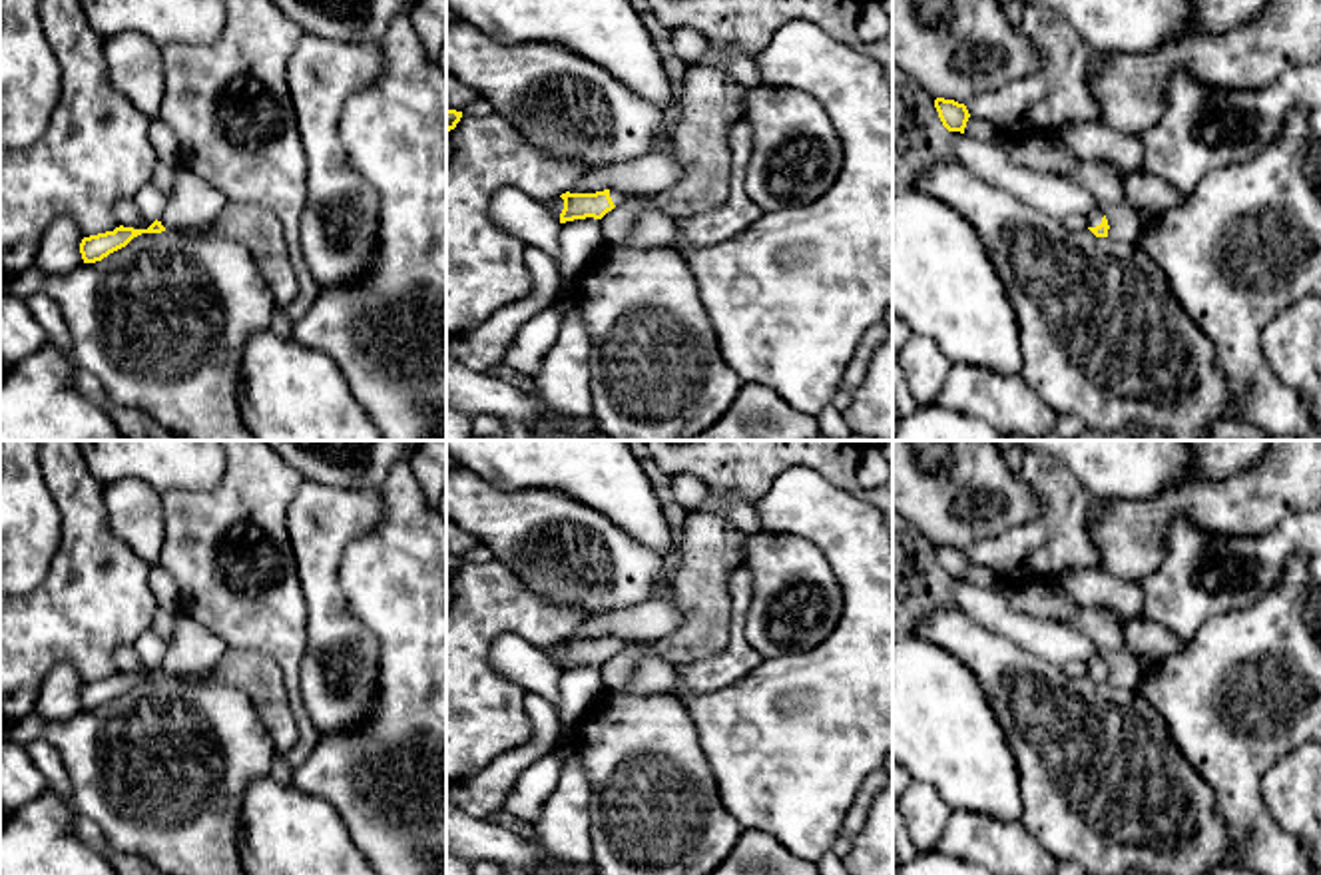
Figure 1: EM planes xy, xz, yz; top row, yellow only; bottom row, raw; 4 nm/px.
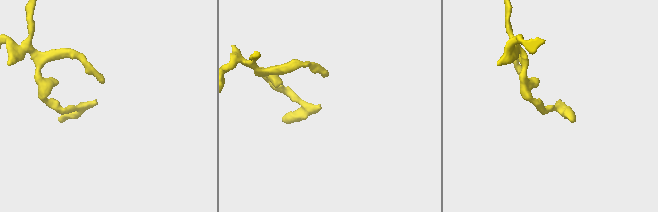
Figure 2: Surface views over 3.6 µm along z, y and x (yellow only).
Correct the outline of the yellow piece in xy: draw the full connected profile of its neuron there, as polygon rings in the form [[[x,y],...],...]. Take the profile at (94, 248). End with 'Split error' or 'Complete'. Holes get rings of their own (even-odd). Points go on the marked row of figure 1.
[[[177,165],[175,187],[167,207],[147,229],[120,225],[114,231],[84,237],[80,243],[82,259],[84,263],[102,261],[141,233],[175,231],[215,221],[225,205],[227,199],[219,189]]]. Split error

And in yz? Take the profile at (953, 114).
[[[936,98],[934,108],[938,112],[938,118],[940,118],[942,126],[948,132],[964,134],[966,122],[970,118],[964,104],[958,104],[954,100]]]. Complete

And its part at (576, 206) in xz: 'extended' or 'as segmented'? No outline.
extended

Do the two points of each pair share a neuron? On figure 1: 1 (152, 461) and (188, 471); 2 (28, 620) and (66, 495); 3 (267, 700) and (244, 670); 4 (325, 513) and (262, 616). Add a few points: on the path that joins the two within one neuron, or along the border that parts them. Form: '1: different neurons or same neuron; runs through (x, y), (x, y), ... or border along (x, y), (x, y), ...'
1: same neuron; runs through (160, 461), (180, 463)
2: same neuron; runs through (60, 588), (76, 573), (76, 527)
3: same neuron; runs through (265, 692), (252, 678)
4: different neurons; border along (285, 517), (297, 583), (307, 608)

